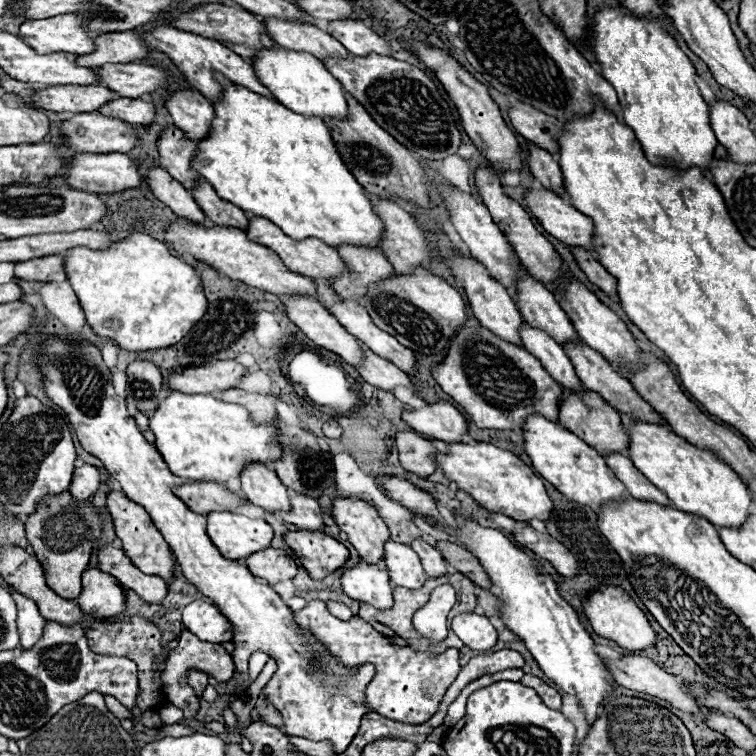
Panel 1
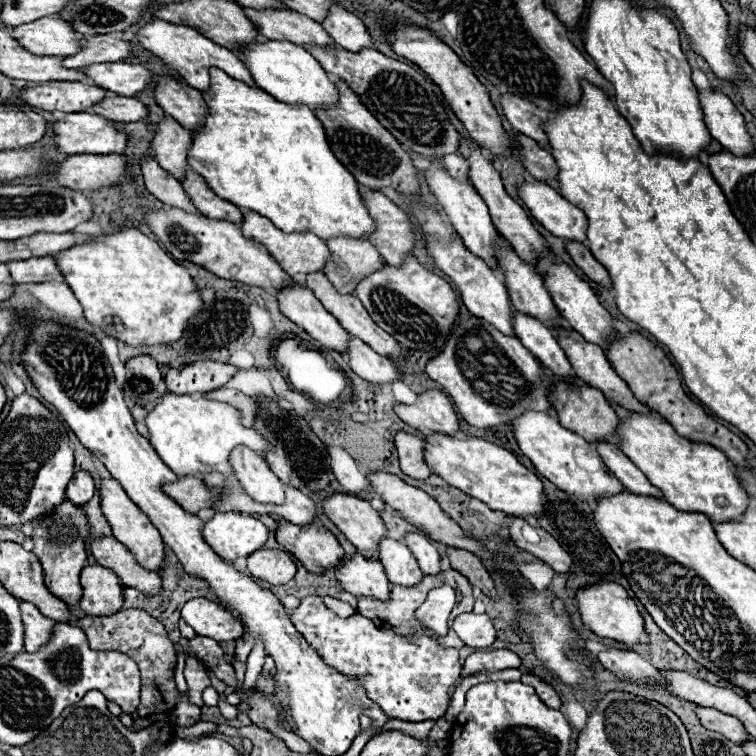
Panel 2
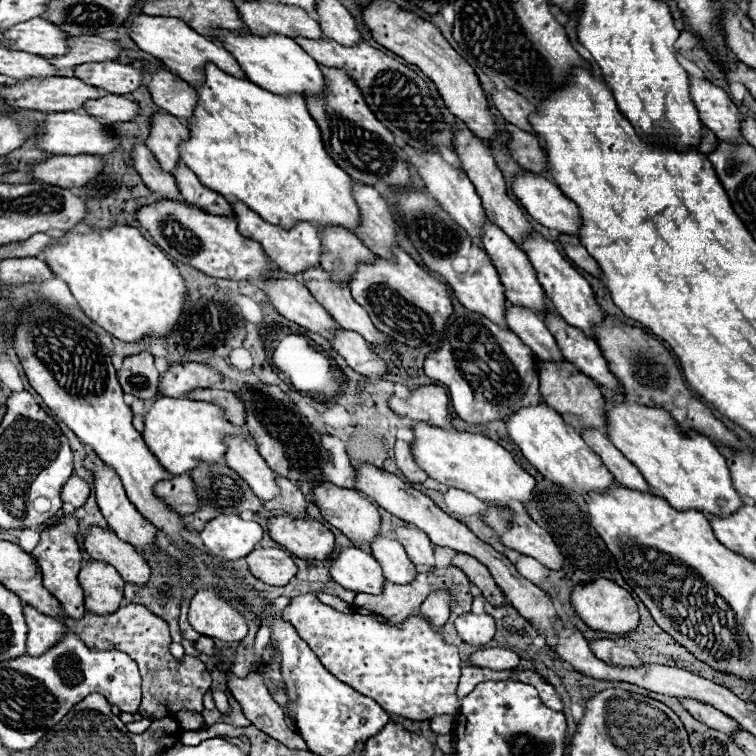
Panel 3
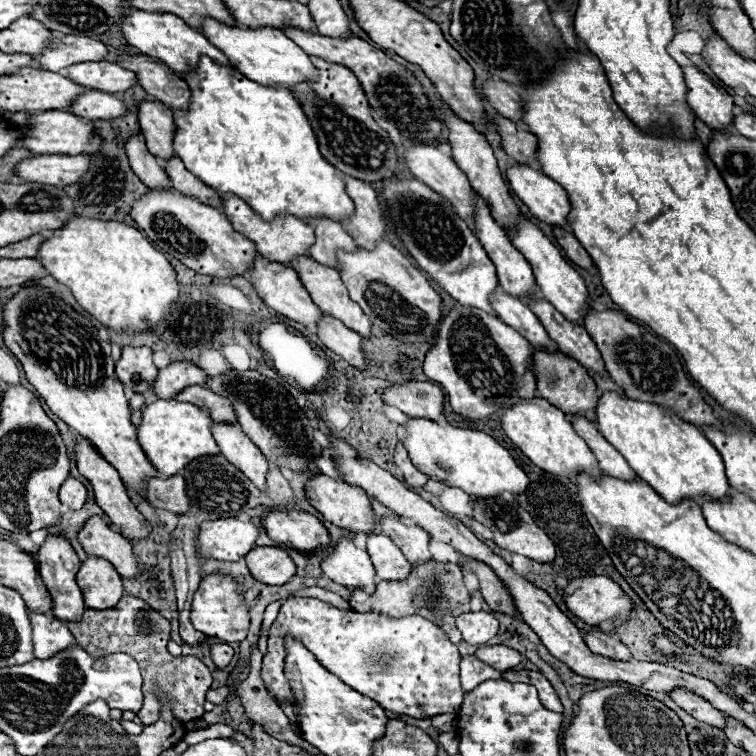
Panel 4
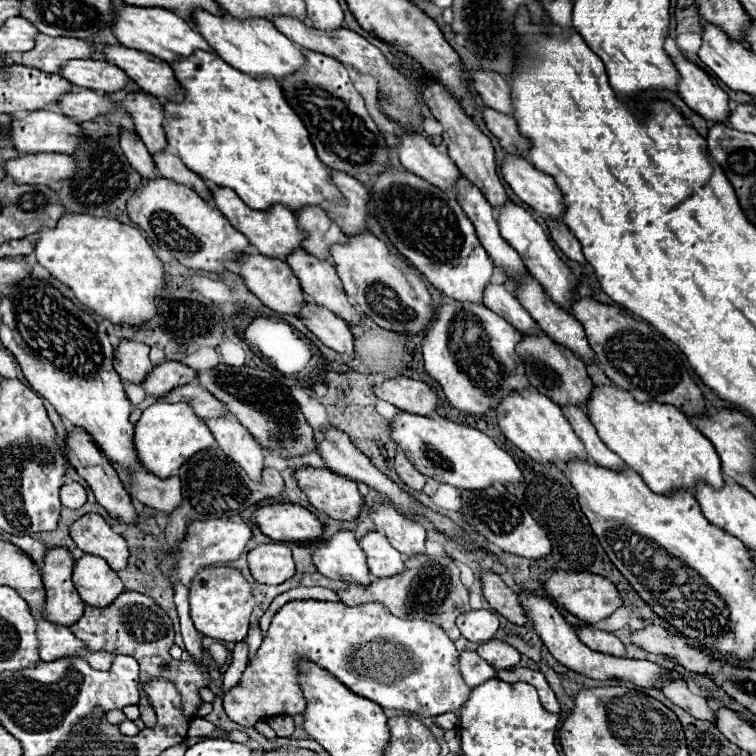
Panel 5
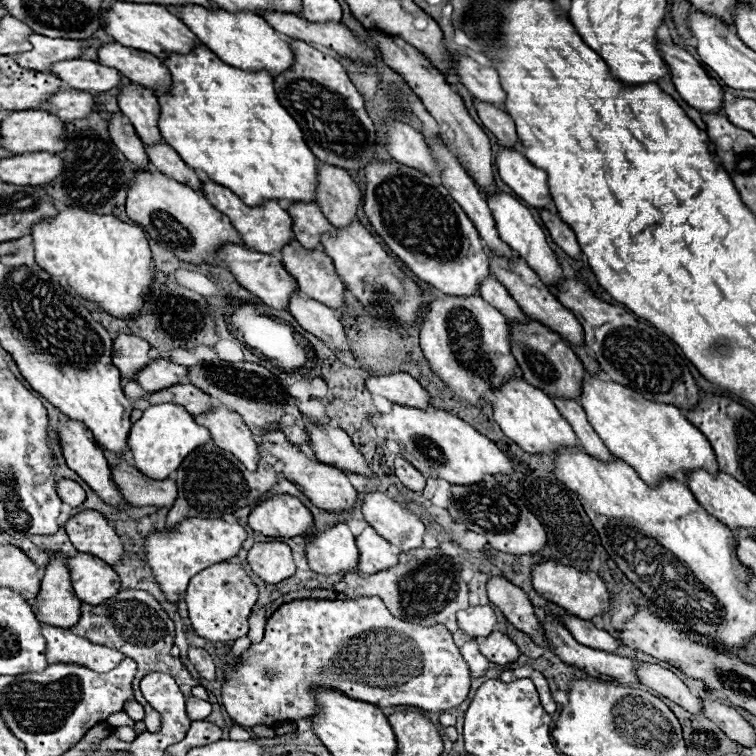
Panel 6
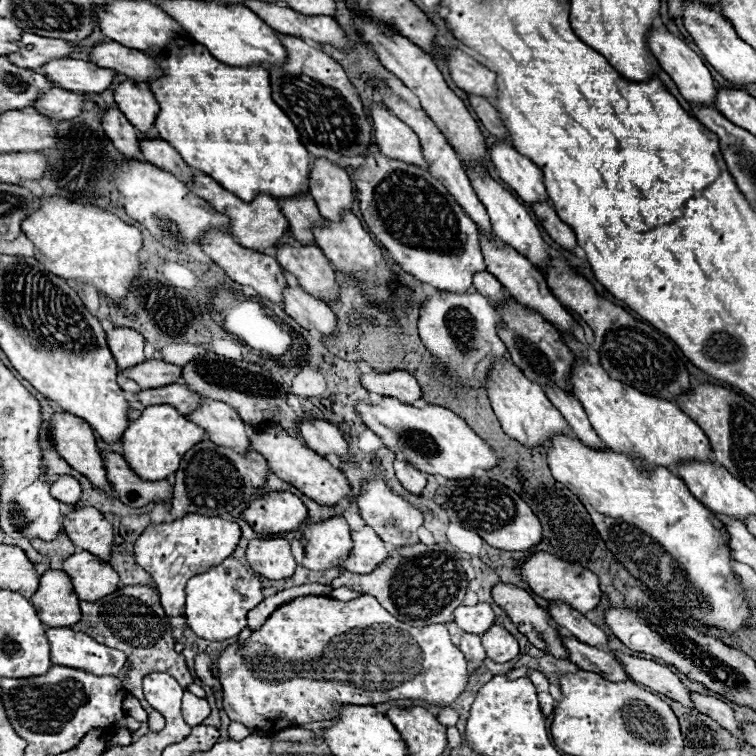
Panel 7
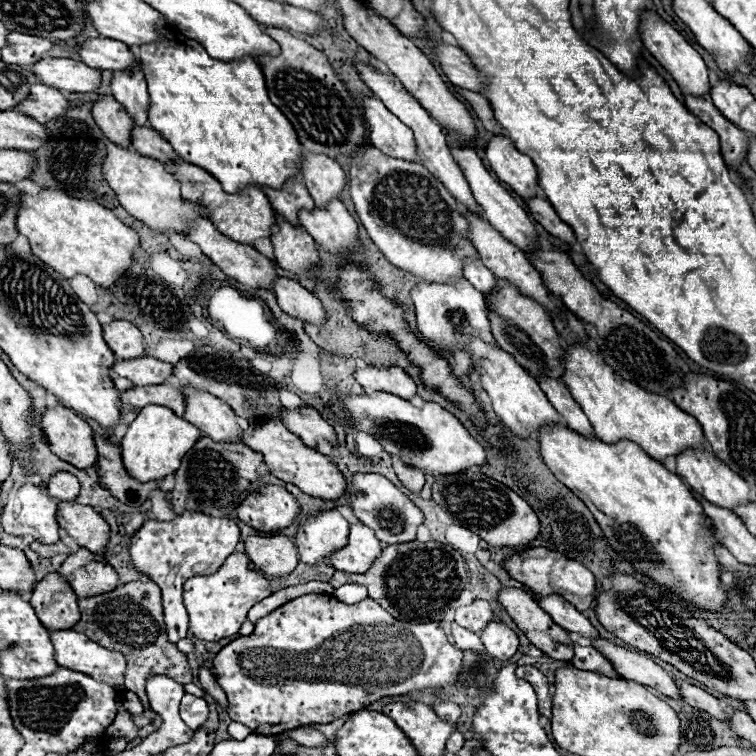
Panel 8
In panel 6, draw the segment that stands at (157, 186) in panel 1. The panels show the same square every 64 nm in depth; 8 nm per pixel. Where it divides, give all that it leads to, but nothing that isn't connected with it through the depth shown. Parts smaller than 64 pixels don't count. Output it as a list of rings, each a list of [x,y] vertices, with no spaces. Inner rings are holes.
[[[114,114],[110,118],[110,126],[108,132],[112,136],[112,142],[116,144],[116,148],[138,168],[150,168],[148,156],[144,152],[144,144],[142,140],[136,136],[136,130],[132,128],[132,124],[124,124],[122,122],[122,114]]]

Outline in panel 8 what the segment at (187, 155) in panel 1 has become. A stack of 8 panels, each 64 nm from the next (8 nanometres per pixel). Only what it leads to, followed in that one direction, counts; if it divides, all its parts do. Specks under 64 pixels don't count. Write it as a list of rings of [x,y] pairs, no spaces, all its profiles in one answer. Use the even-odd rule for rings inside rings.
[[[136,66],[132,72],[114,72],[110,86],[112,86],[112,96],[126,108],[134,124],[148,126],[150,98],[142,68]]]

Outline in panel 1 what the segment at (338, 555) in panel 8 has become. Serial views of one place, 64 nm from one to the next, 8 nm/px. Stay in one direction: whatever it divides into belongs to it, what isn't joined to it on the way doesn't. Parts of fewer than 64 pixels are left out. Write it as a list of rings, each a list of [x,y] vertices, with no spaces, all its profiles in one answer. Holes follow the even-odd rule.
[[[388,540],[384,544],[384,564],[394,586],[420,588],[428,578],[420,566],[416,552],[408,544]]]

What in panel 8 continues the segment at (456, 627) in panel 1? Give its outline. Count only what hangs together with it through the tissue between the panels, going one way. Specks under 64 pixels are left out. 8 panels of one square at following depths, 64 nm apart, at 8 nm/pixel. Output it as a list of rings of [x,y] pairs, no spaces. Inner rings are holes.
[[[474,600],[468,606],[456,608],[454,622],[460,624],[460,626],[464,626],[464,628],[470,628],[472,632],[480,632],[480,630],[486,628],[486,624],[490,622],[490,618],[492,618],[490,604],[486,600]]]

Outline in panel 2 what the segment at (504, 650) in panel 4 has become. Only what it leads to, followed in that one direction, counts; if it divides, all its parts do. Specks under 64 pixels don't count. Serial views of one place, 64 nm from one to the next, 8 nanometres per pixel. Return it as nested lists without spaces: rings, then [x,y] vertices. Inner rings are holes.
[[[500,648],[500,650],[488,650],[488,652],[474,652],[466,658],[464,668],[462,668],[462,678],[472,674],[472,672],[498,672],[504,668],[518,668],[520,658],[516,652]]]

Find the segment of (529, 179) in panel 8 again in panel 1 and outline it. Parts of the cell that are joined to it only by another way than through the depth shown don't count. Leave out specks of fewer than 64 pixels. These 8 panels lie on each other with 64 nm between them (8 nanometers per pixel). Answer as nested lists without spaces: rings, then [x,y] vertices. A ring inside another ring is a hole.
[[[528,188],[524,194],[524,200],[526,200],[528,208],[532,210],[532,214],[538,218],[538,222],[542,224],[542,228],[550,236],[564,242],[566,246],[584,246],[584,248],[592,250],[592,228],[594,228],[594,224],[580,210],[566,204],[558,194],[554,194],[552,190],[546,190],[546,188]]]

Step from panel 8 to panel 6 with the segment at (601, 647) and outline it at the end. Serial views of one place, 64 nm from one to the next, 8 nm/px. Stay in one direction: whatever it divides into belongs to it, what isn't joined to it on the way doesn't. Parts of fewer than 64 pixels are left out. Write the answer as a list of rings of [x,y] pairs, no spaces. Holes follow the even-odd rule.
[[[642,662],[636,668],[636,674],[640,678],[642,684],[646,684],[648,688],[660,692],[662,696],[670,698],[672,702],[680,704],[682,708],[688,708],[688,712],[692,714],[702,714],[702,702],[698,696],[694,696],[688,686],[668,668],[662,668],[658,664],[650,664],[650,662]]]

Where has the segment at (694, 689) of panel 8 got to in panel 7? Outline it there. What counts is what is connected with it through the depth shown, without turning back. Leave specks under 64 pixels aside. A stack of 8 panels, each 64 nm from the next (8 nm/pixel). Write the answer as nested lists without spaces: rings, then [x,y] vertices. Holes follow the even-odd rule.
[[[690,690],[690,696],[692,696],[692,704],[698,712],[714,718],[722,728],[726,728],[728,732],[732,732],[732,736],[736,738],[742,738],[742,732],[740,732],[740,722],[736,720],[736,714],[734,710],[718,700],[718,698],[712,698],[712,696],[706,696],[706,694],[698,694],[698,692],[692,692]]]

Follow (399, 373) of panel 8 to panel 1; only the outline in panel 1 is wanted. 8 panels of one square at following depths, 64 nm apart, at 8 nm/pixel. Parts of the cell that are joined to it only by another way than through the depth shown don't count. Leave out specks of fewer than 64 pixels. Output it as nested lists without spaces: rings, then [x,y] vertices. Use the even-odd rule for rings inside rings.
[[[444,400],[426,404],[416,410],[404,410],[402,420],[416,432],[446,442],[462,442],[466,440],[468,432],[466,418],[450,402]]]

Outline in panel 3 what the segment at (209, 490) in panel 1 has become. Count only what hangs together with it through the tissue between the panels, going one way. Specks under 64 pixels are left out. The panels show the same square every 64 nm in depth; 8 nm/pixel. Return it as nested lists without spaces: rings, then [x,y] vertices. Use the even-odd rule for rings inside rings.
[[[186,474],[176,476],[172,480],[160,480],[156,484],[156,496],[160,496],[164,504],[168,504],[174,512],[182,516],[188,516],[198,508],[198,496],[194,484]]]

